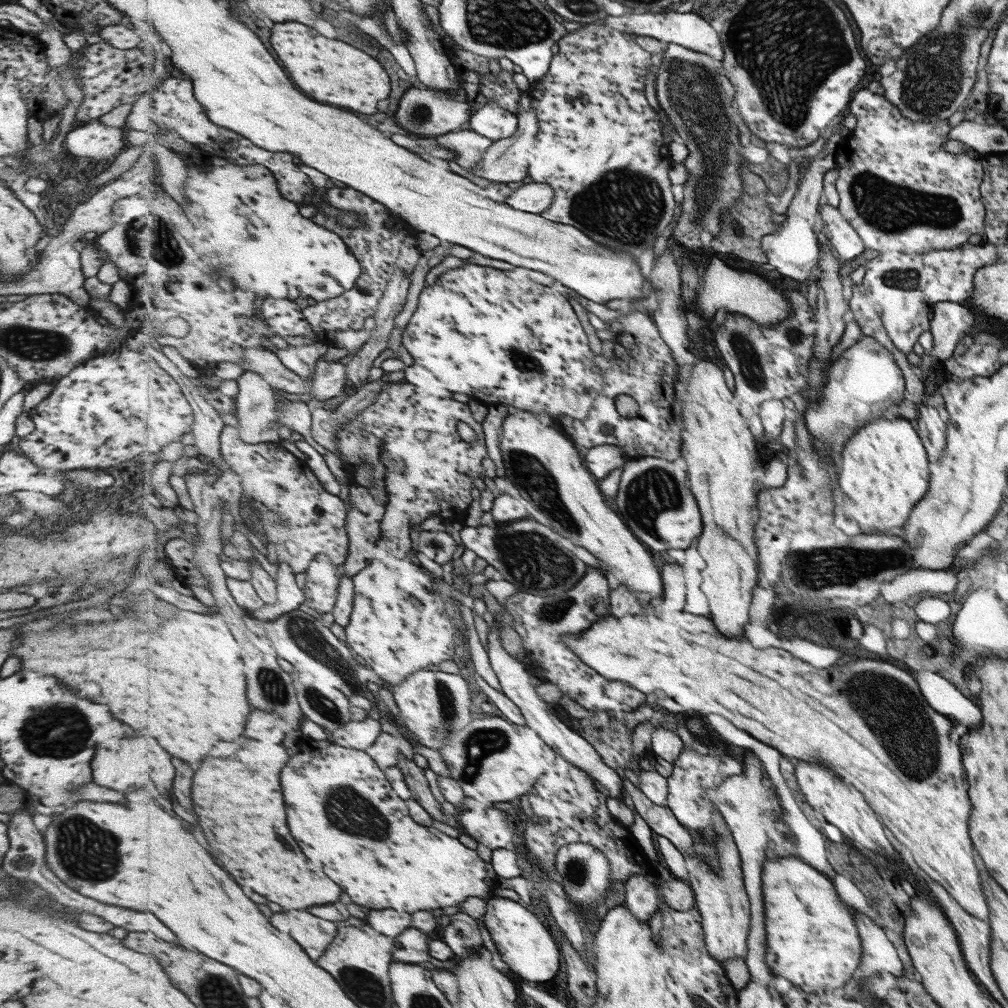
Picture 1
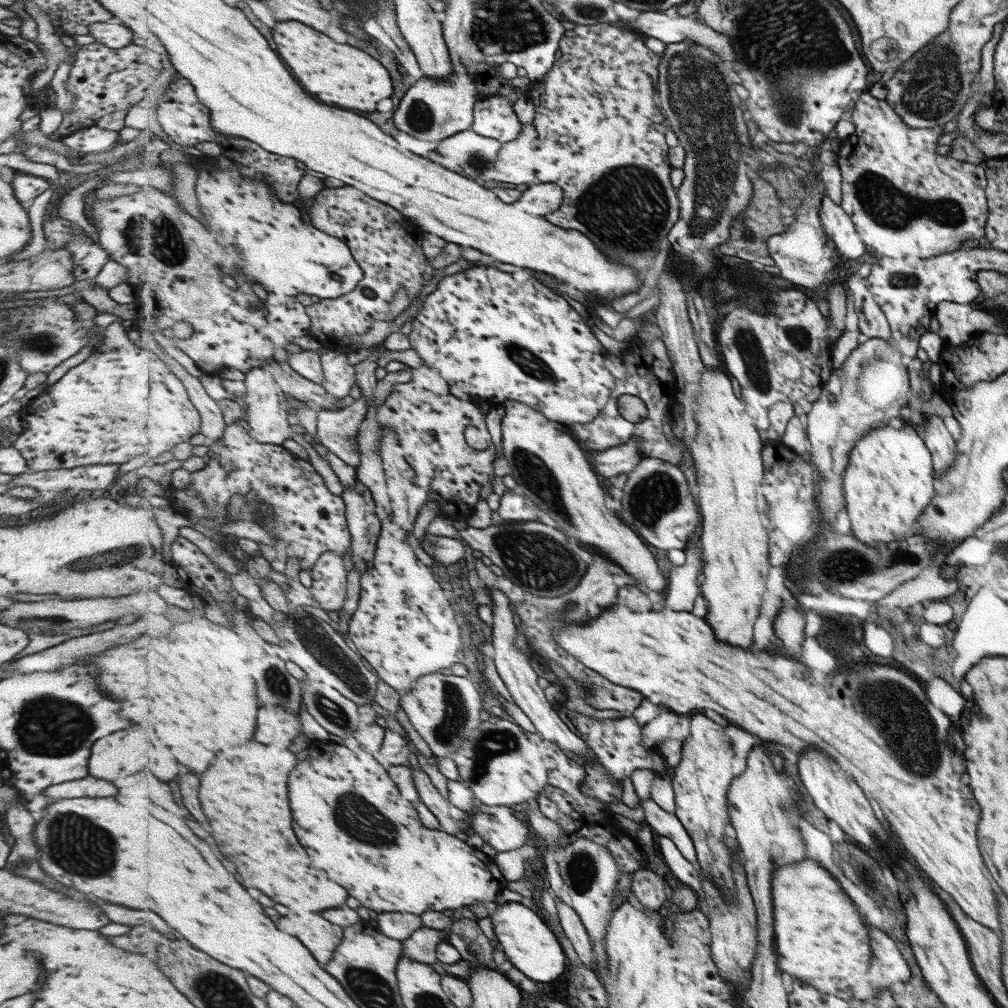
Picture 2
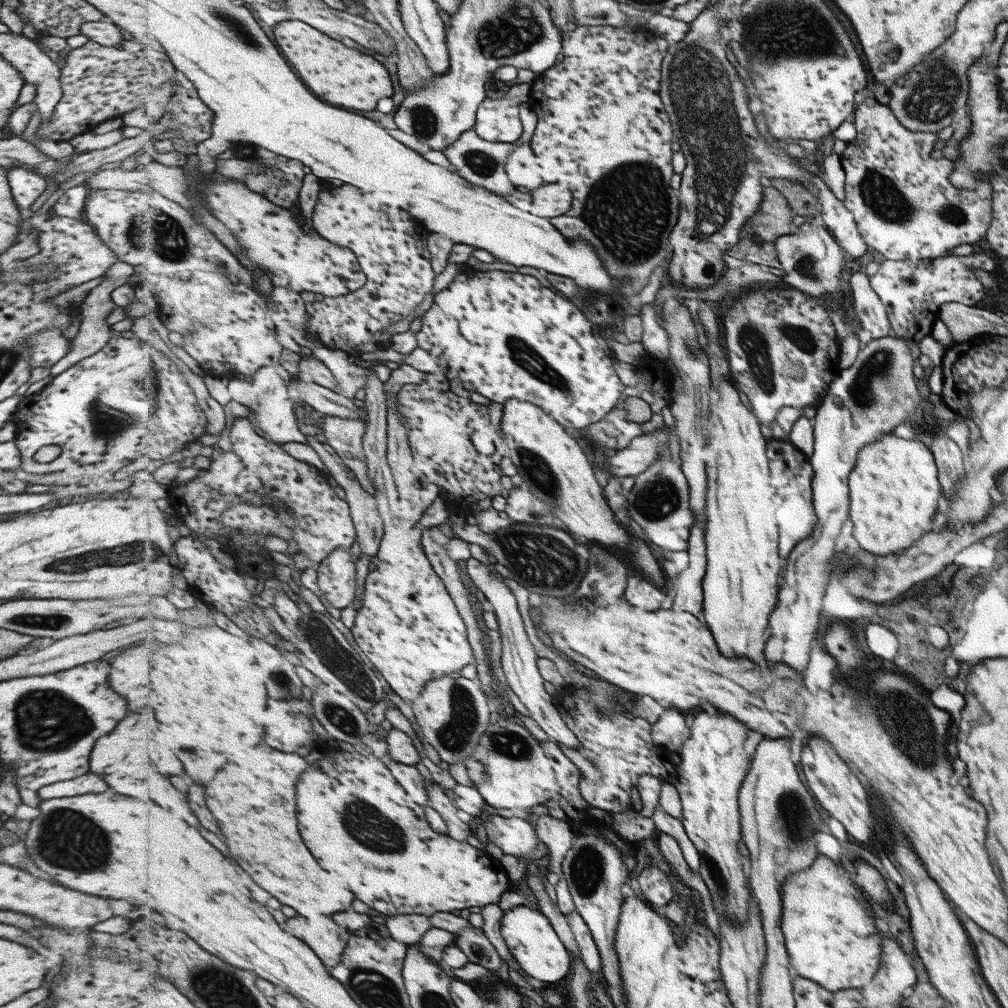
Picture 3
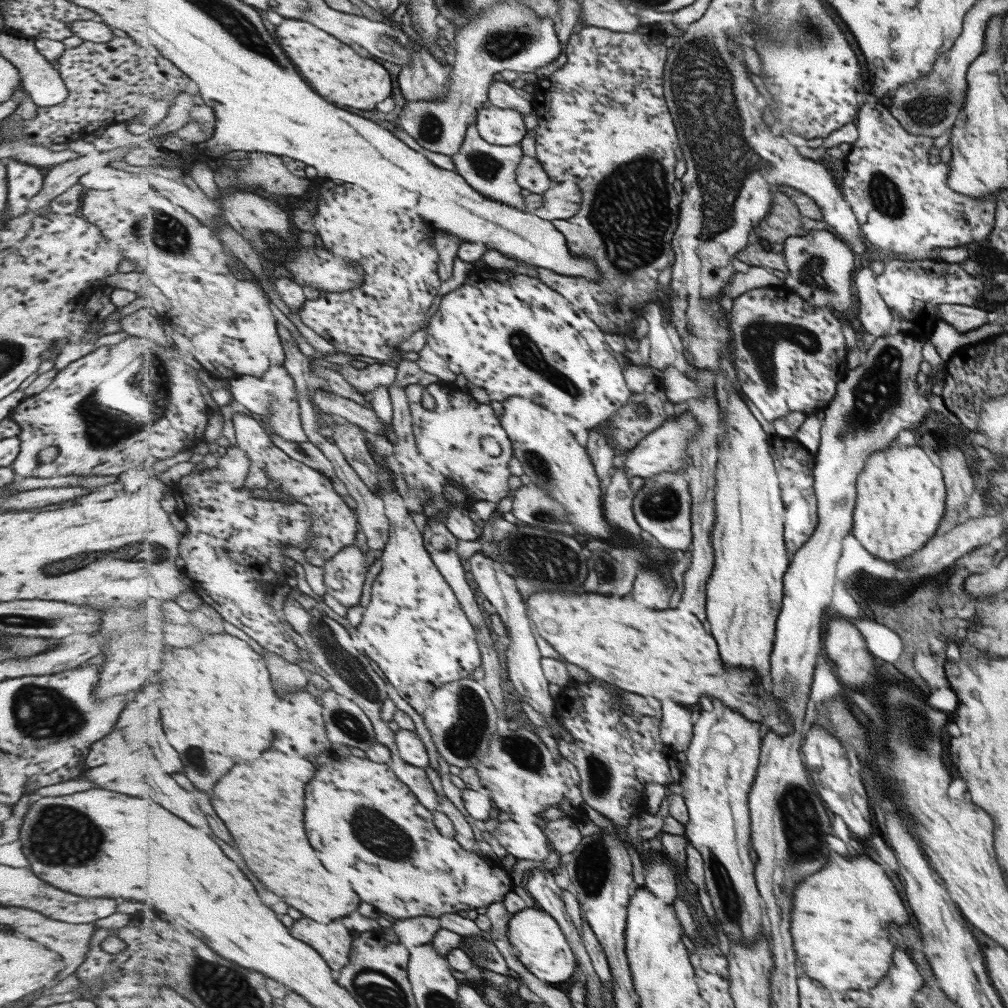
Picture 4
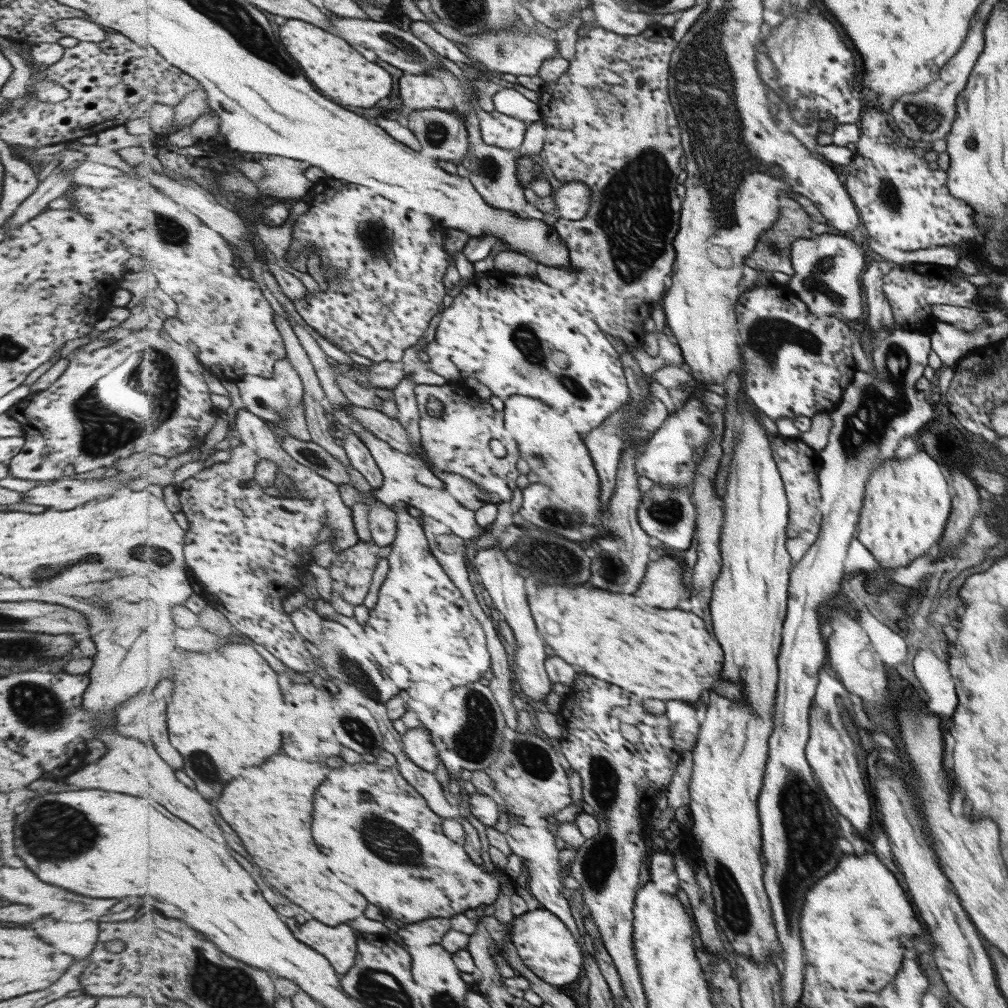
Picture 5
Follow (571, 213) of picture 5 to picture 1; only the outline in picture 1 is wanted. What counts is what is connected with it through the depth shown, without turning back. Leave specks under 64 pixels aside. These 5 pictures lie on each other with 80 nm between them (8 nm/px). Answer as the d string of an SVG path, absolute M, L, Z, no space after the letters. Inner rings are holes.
M525 182L509 198L505 204L512 208L542 215L555 203L555 188L551 184Z

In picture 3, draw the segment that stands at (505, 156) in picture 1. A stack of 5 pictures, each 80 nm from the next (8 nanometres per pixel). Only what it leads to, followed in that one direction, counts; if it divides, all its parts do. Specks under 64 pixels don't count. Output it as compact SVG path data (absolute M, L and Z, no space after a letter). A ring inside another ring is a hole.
M530 143L517 146L517 149L509 155L505 170L511 182L517 186L524 186L529 192L546 184L543 180L542 168Z

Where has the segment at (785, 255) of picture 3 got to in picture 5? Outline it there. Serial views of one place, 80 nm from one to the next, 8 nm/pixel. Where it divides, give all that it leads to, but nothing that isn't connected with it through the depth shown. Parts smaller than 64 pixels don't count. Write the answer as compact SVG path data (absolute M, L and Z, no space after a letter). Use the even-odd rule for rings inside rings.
M823 233L814 238L799 239L792 244L795 275L790 287L815 316L834 316L839 320L857 320L864 317L861 300L860 276L867 266L863 259L863 242L851 238Z

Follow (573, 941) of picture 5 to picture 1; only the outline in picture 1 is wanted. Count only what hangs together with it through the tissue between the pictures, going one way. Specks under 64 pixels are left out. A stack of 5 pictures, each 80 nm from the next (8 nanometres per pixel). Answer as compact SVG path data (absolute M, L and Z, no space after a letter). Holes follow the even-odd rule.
M495 897L486 901L486 913L483 916L485 926L498 952L517 978L525 978L531 982L547 982L553 980L561 968L562 950L556 938L551 936L547 926L525 906L509 898Z

